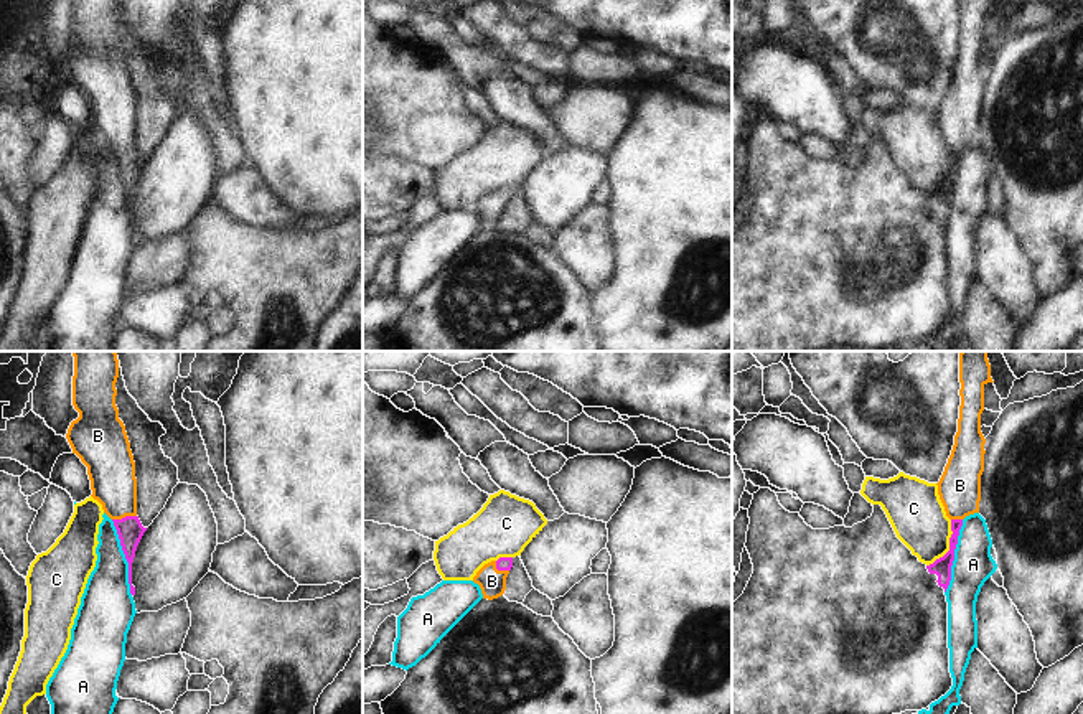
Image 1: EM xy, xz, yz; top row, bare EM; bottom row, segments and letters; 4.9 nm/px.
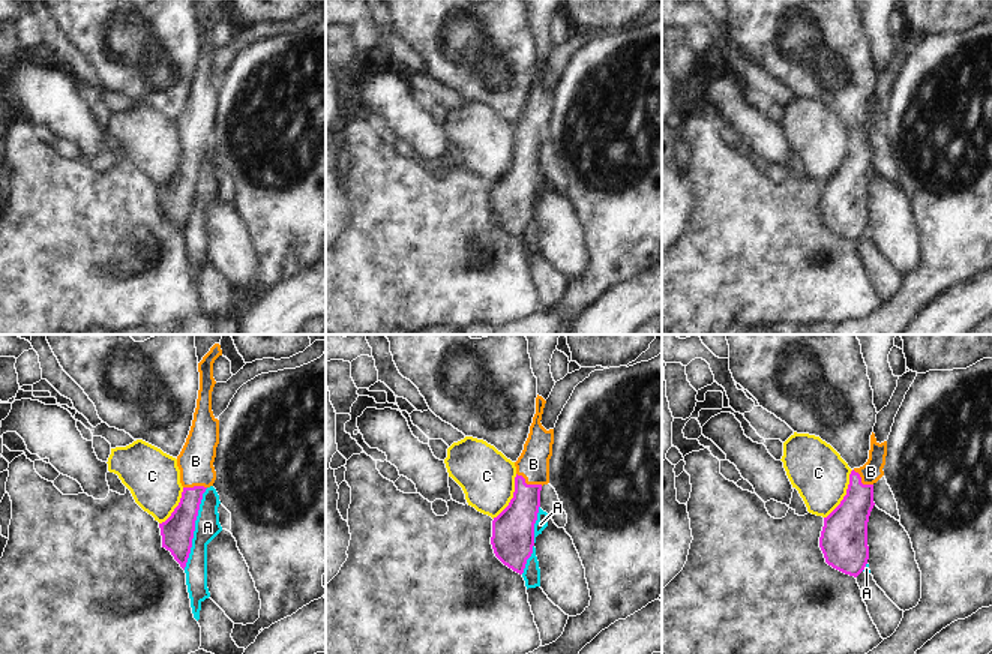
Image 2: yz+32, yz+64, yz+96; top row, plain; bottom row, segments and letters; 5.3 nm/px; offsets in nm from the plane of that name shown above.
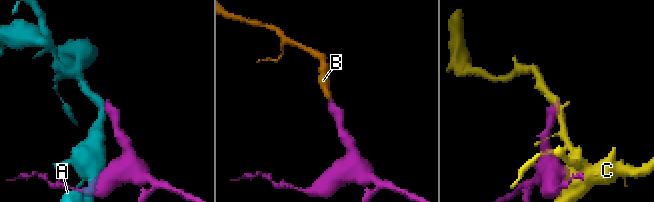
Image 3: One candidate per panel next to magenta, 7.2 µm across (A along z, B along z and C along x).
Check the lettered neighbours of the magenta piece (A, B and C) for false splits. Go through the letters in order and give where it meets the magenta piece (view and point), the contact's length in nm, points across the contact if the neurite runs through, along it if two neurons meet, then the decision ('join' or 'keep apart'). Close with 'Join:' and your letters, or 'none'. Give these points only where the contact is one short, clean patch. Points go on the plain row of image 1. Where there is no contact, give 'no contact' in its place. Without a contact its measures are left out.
A: xy (126, 188) | 380 nm | along xy (111, 150), (127, 193), (127, 213), (132, 225) | keep apart
B: xy (126, 147) | 120 nm | across xy (129, 159), (126, 147), (111, 99) | join
C: yz (950, 177) | 260 nm | along yz (951, 150), (950, 178), (927, 197) | keep apart
Join: B

